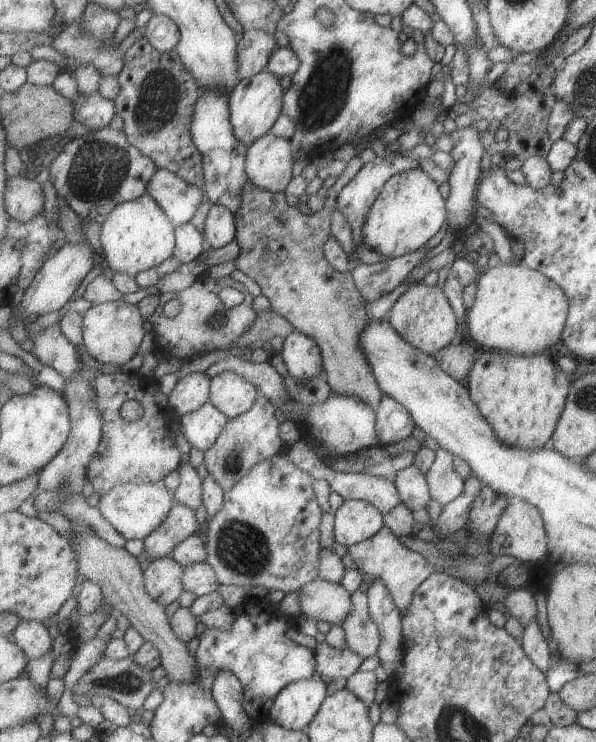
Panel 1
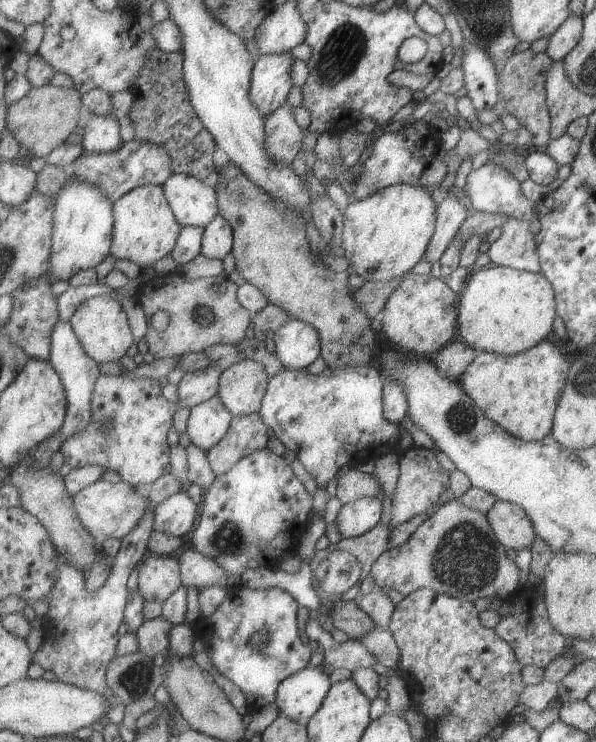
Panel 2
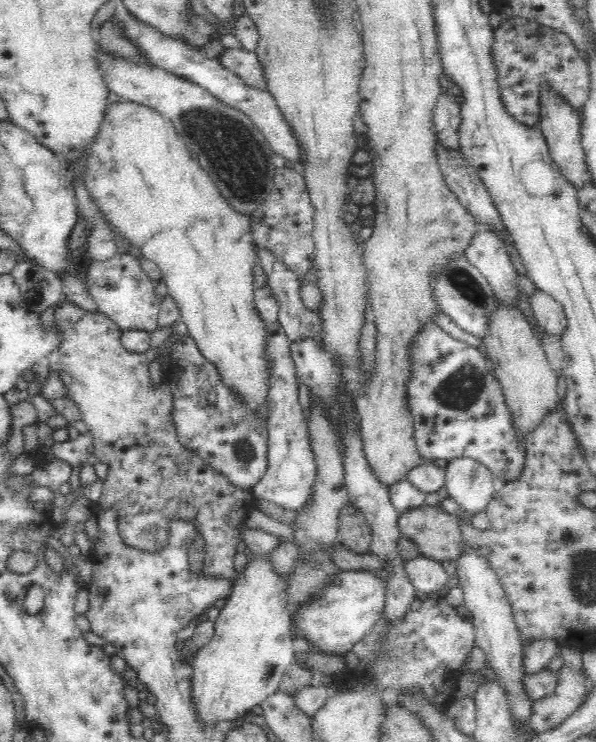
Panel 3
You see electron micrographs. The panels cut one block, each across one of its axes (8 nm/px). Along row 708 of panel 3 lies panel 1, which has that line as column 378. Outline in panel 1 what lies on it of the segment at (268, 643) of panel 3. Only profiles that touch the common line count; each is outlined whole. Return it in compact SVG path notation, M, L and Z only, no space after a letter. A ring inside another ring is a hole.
M419 167L407 170L391 177L371 204L367 224L363 226L364 246L387 259L414 252L437 233L445 218L445 202L438 184Z

